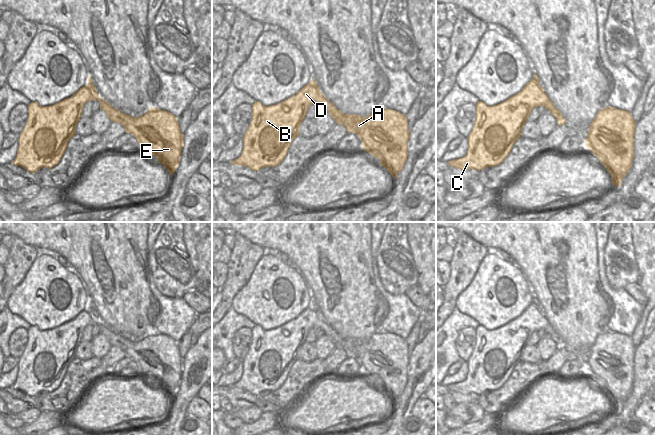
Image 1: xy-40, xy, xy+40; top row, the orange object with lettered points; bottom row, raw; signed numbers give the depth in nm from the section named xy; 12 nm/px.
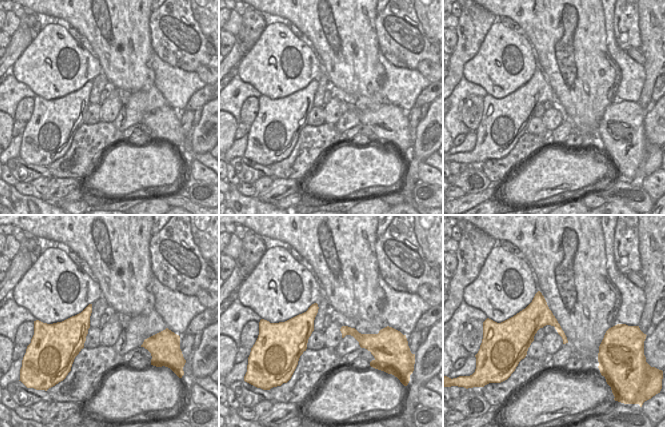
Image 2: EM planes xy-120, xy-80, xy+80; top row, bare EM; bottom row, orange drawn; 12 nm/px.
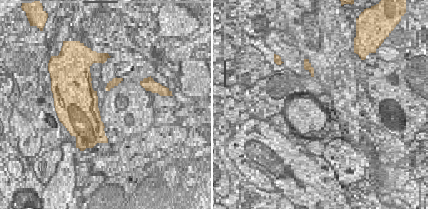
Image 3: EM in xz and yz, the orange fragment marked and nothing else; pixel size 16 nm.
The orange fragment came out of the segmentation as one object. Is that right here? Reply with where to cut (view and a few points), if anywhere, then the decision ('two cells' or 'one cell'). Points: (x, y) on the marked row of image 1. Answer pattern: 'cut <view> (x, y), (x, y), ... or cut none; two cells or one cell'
cut none; one cell

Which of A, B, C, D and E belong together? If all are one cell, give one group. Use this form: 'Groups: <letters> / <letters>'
Groups: A B C D E.

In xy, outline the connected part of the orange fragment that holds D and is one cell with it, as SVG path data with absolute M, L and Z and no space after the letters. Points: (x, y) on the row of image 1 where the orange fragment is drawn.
M313 78L298 93L275 105L263 106L255 101L252 105L252 119L242 137L243 150L239 158L230 163L242 165L253 171L259 171L264 167L276 167L285 158L292 141L299 135L299 127L305 118L311 104L319 103L336 123L343 125L348 133L355 133L361 140L361 147L376 157L395 179L403 169L408 156L409 130L407 118L404 114L383 107L377 107L366 117L356 114L344 114L338 110L320 92Z

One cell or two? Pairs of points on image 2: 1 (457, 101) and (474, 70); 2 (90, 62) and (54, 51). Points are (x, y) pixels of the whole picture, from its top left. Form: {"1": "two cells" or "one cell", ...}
{"1": "two cells", "2": "one cell"}

